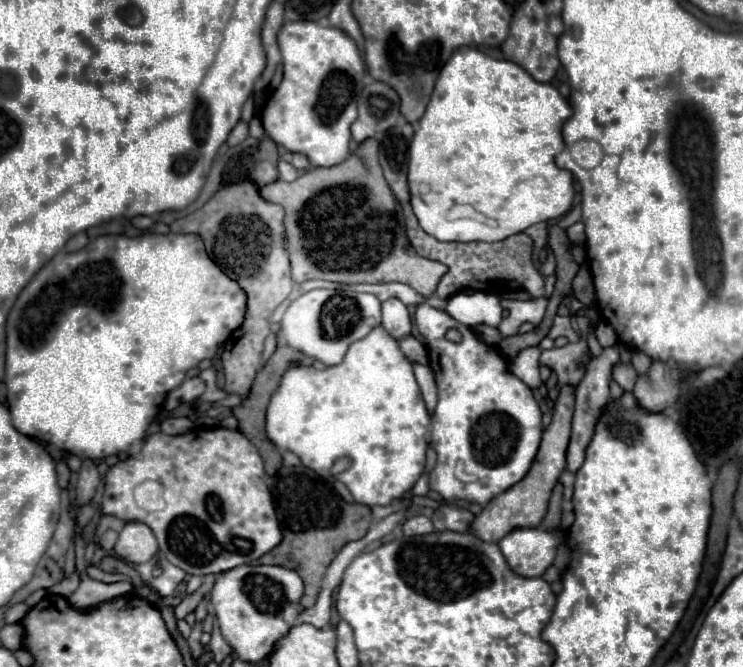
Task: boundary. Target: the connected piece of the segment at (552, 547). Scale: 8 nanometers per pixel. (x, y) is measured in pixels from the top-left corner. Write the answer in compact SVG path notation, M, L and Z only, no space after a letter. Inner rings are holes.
M516 528L506 534L498 546L508 566L524 578L540 578L554 562L558 534L540 528Z

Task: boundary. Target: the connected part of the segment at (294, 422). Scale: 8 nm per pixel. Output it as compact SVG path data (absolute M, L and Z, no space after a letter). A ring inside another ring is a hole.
M376 326L366 338L354 342L354 344L348 348L348 352L346 352L342 364L338 364L338 366L330 366L330 368L322 368L322 370L318 370L318 368L314 368L314 366L292 366L292 368L288 368L288 370L284 372L284 376L282 376L280 386L278 386L276 392L272 394L270 404L268 404L268 410L266 410L266 436L268 436L268 440L270 440L278 450L296 454L296 456L300 458L300 462L302 462L306 468L314 470L318 476L328 478L328 480L334 478L334 476L330 474L330 468L332 468L332 464L336 462L336 458L340 458L340 456L350 456L350 458L352 458L352 466L350 466L348 470L340 472L340 474L336 476L336 480L340 480L342 484L346 484L346 488L348 488L348 490L352 492L352 496L354 496L354 502L364 504L364 506L368 506L368 508L374 508L374 506L388 506L388 504L392 504L392 502L396 502L398 498L402 498L408 490L412 490L414 482L416 482L418 476L424 472L426 448L428 448L428 442L426 442L428 426L430 426L430 416L428 416L428 412L426 412L426 406L424 406L424 400L422 400L418 382L416 382L416 378L414 378L412 364L410 364L410 362L404 358L404 354L400 352L398 342L396 342L382 326Z

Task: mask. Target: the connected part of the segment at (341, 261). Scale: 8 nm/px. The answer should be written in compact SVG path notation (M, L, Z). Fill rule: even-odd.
M366 140L360 152L350 154L342 164L314 168L294 182L276 180L260 188L260 196L286 210L284 228L294 282L310 278L340 284L404 282L428 298L448 268L442 262L418 256L410 242L406 244L398 202L382 176L380 164L376 164L378 142ZM362 156L376 158L376 162L370 160L368 164ZM368 176L370 180L366 180Z

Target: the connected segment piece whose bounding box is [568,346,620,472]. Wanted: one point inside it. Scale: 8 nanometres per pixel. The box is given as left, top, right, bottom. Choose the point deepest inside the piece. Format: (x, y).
(592, 393)

